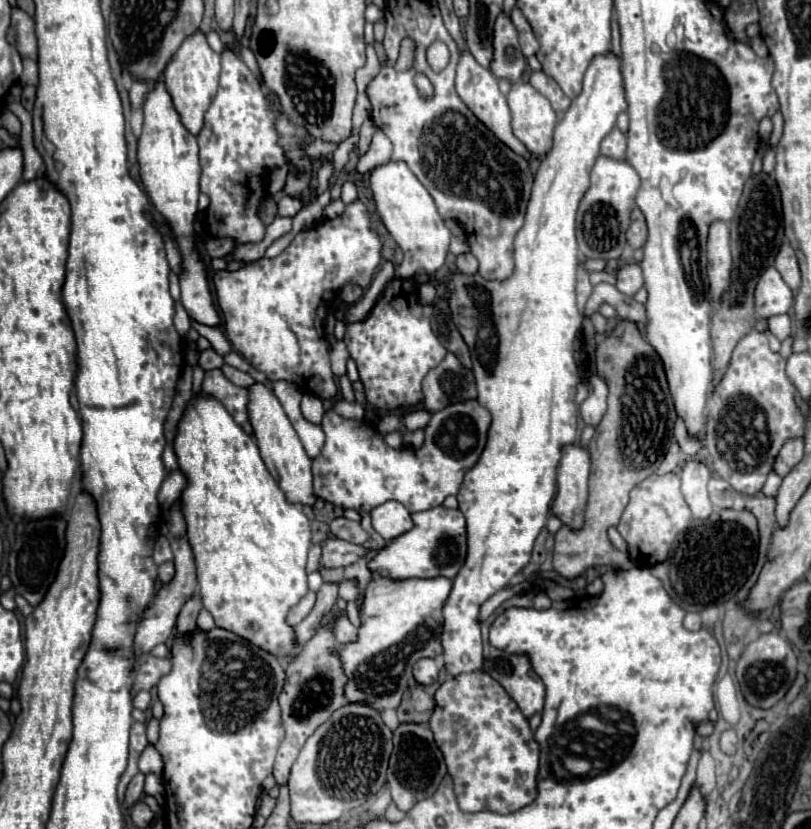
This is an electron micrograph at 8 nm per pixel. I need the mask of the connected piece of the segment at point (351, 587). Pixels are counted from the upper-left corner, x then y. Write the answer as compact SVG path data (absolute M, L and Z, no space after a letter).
M355 579L339 583L339 597L341 599L345 599L345 601L357 601L357 595L359 595L359 583Z

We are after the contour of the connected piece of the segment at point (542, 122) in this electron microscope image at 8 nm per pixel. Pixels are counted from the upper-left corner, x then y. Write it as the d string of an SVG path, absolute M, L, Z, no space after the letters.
M515 83L507 93L513 113L513 133L533 155L549 153L557 115L547 97L529 83Z

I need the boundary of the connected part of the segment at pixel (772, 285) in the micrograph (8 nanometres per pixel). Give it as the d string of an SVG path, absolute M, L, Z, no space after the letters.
M769 267L755 289L755 313L763 319L787 313L793 305L793 293L775 267Z

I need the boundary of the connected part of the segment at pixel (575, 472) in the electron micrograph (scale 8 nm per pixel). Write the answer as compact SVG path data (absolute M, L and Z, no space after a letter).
M567 445L557 469L557 495L551 505L551 513L571 529L583 527L583 515L587 505L587 477L589 477L589 453L579 445Z

